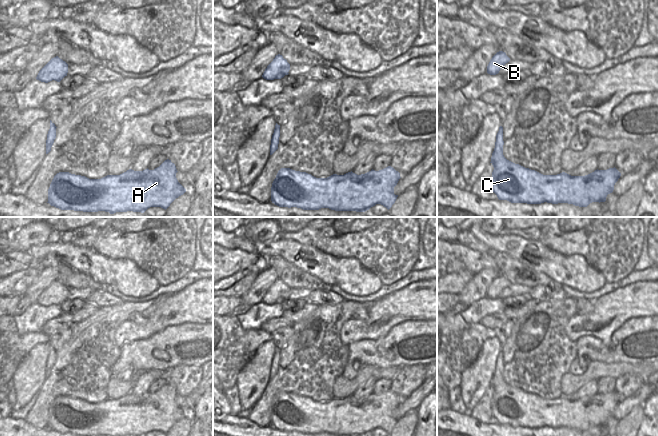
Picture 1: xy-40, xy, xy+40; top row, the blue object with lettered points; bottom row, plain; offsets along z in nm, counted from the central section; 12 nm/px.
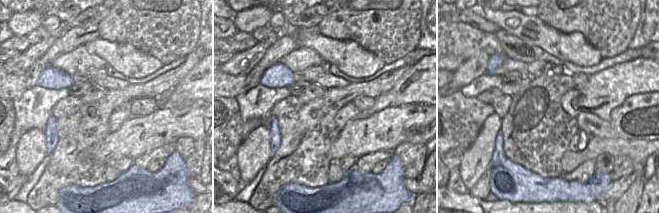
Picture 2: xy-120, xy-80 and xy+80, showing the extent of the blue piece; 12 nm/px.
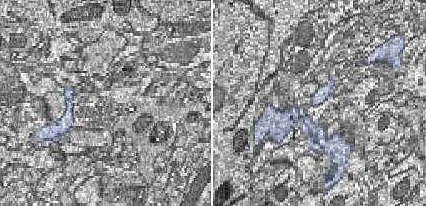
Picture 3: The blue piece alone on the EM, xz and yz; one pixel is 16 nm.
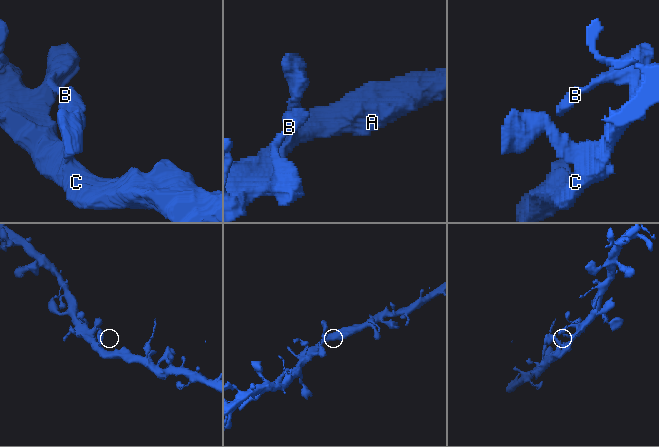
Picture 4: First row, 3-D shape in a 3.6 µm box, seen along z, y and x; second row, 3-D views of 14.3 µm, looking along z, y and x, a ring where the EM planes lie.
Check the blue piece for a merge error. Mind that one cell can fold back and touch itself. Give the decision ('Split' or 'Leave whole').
Leave whole

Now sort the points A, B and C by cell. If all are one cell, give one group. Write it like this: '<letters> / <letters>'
A B C

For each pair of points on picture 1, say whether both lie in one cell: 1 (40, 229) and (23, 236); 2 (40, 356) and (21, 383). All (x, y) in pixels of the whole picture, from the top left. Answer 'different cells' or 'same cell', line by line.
1: same cell
2: same cell

